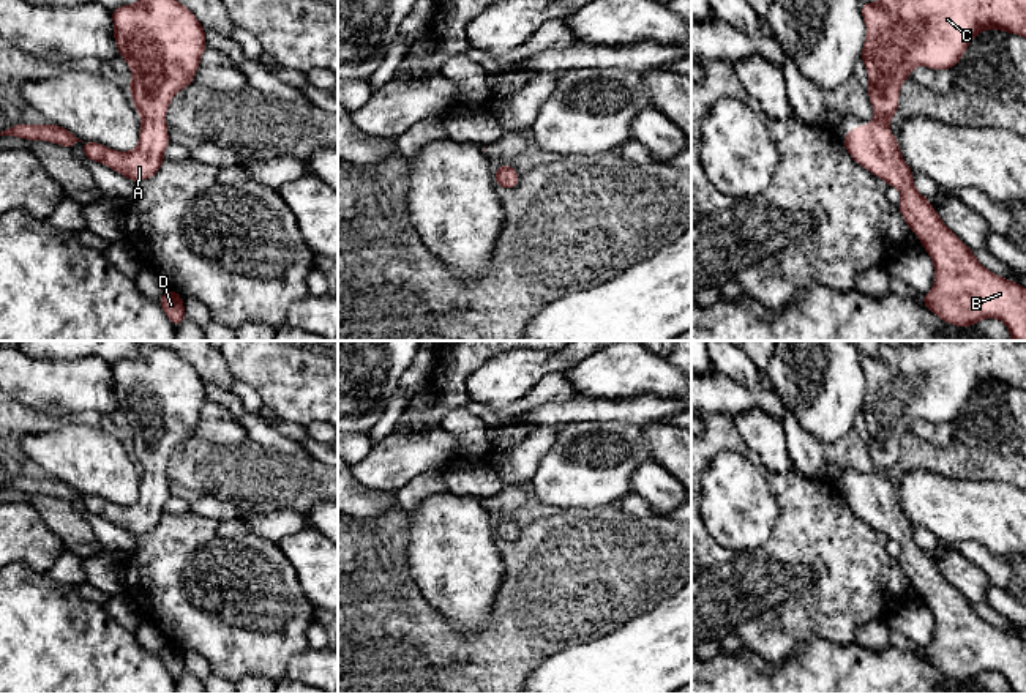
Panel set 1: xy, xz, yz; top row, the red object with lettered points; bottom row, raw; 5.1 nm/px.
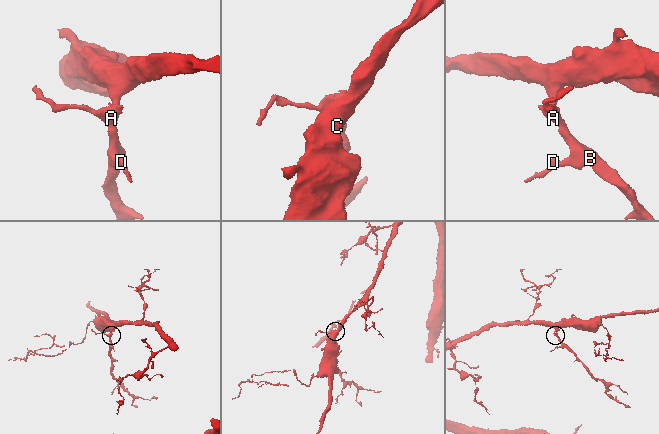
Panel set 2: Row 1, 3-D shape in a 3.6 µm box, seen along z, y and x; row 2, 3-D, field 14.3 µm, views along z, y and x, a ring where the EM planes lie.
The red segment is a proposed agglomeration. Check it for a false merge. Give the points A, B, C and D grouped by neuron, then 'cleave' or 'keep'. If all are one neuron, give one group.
groups A B C D; keep

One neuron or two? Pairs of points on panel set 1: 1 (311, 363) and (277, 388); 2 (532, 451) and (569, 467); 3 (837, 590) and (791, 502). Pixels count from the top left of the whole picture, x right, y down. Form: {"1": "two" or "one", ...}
{"1": "one", "2": "two", "3": "one"}

